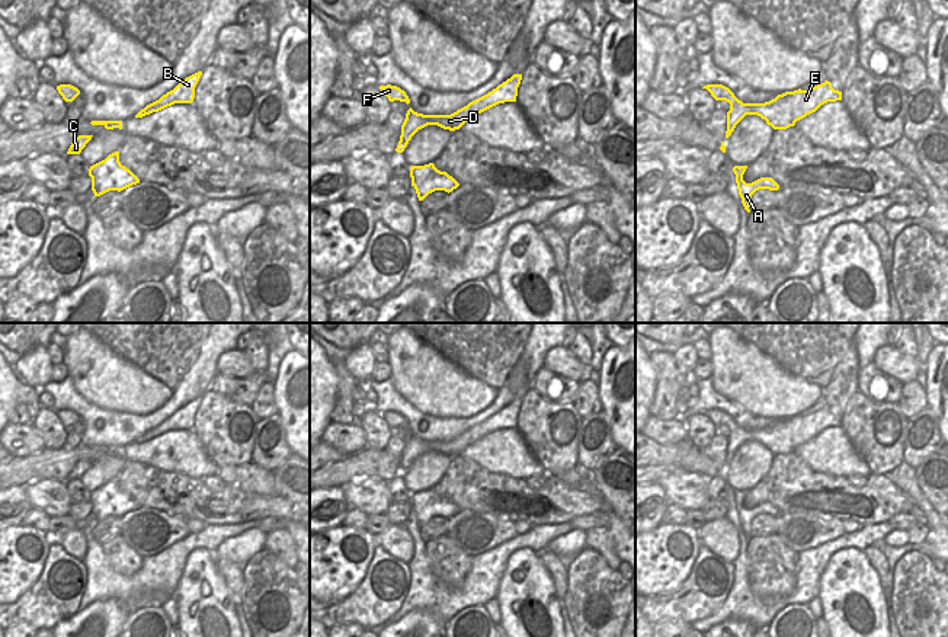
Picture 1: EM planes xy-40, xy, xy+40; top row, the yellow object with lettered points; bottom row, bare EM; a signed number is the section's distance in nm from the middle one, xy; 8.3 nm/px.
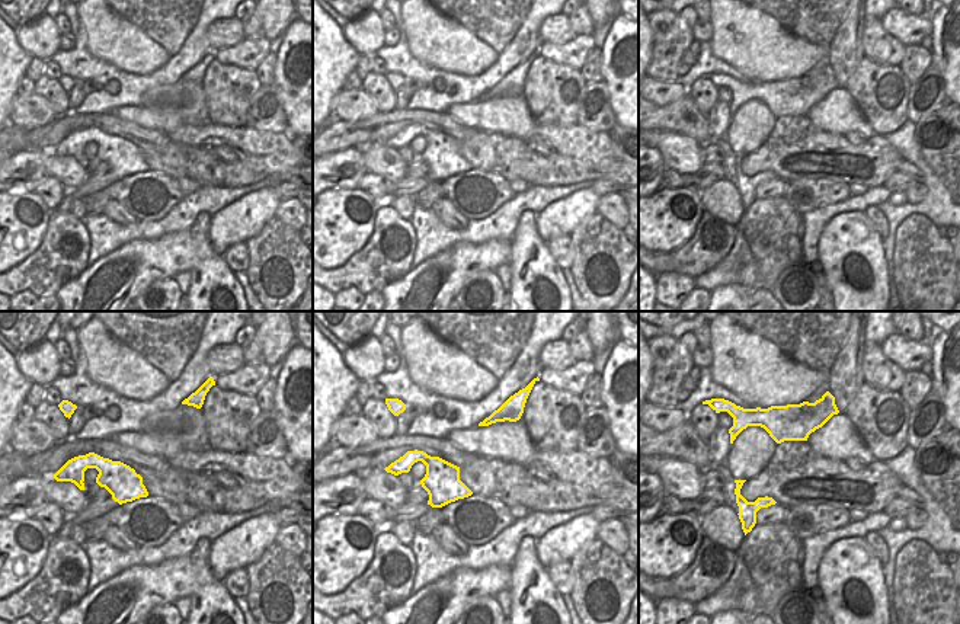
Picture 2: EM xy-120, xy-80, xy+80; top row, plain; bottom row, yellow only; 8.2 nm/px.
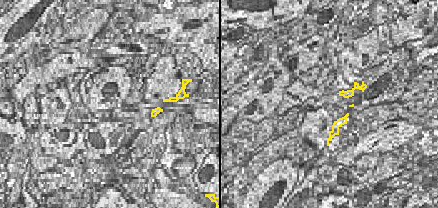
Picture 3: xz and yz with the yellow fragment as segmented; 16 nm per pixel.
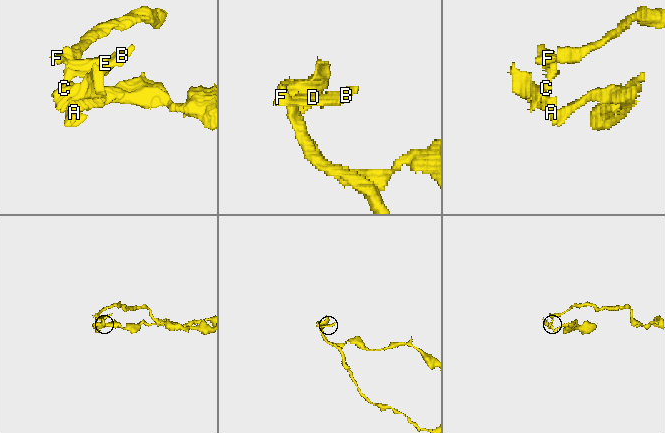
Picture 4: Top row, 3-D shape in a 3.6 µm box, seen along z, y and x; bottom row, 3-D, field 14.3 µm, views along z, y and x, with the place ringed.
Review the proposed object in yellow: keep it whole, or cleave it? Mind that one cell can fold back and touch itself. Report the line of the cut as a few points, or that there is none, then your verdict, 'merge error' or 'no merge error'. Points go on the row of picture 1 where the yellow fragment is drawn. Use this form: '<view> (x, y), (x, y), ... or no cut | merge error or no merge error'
xy (410, 137), (400, 140) | merge error

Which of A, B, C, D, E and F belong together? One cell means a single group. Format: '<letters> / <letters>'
A C / B D E F

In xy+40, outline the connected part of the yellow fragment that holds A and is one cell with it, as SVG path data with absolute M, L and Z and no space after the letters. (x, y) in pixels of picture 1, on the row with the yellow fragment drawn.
M734 166L733 172L736 175L736 183L739 189L739 195L742 198L742 204L747 212L750 212L750 198L752 195L759 189L769 189L769 191L778 191L779 185L772 177L760 177L752 183L746 183L743 180L743 175L746 172L747 166Z

